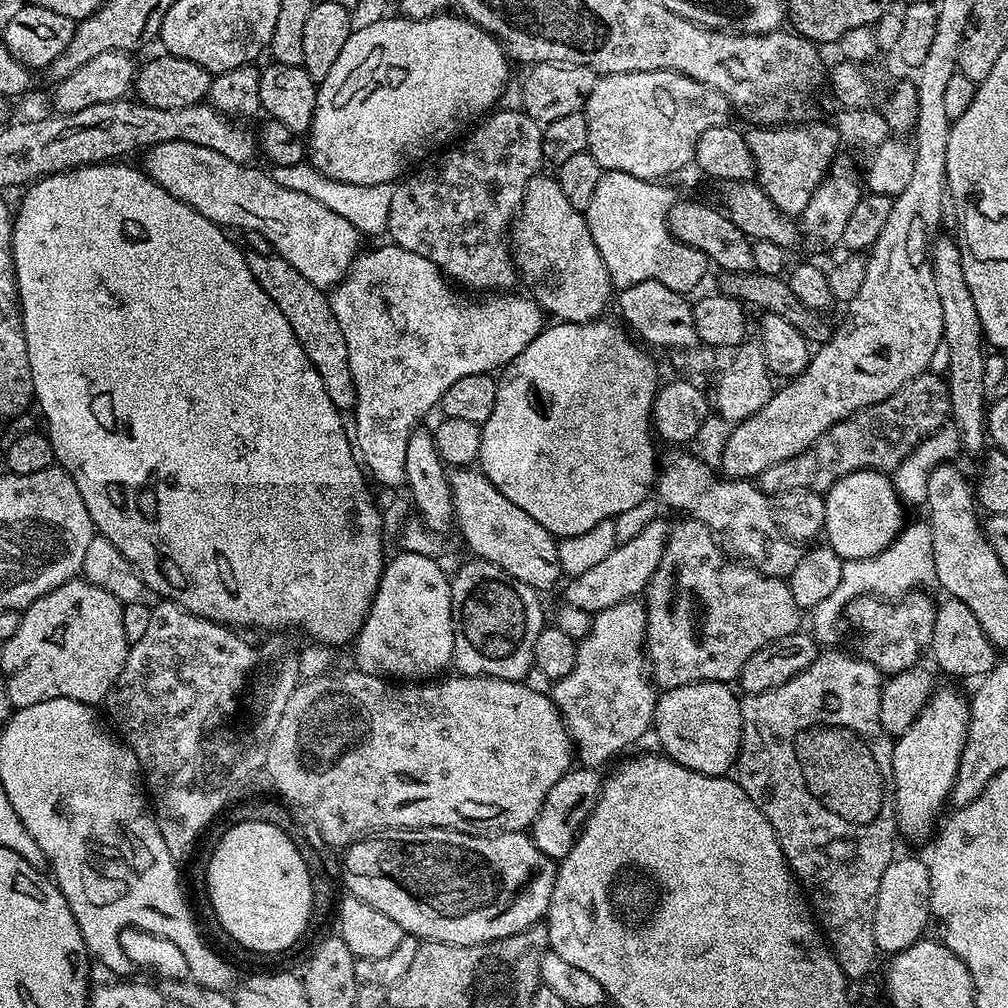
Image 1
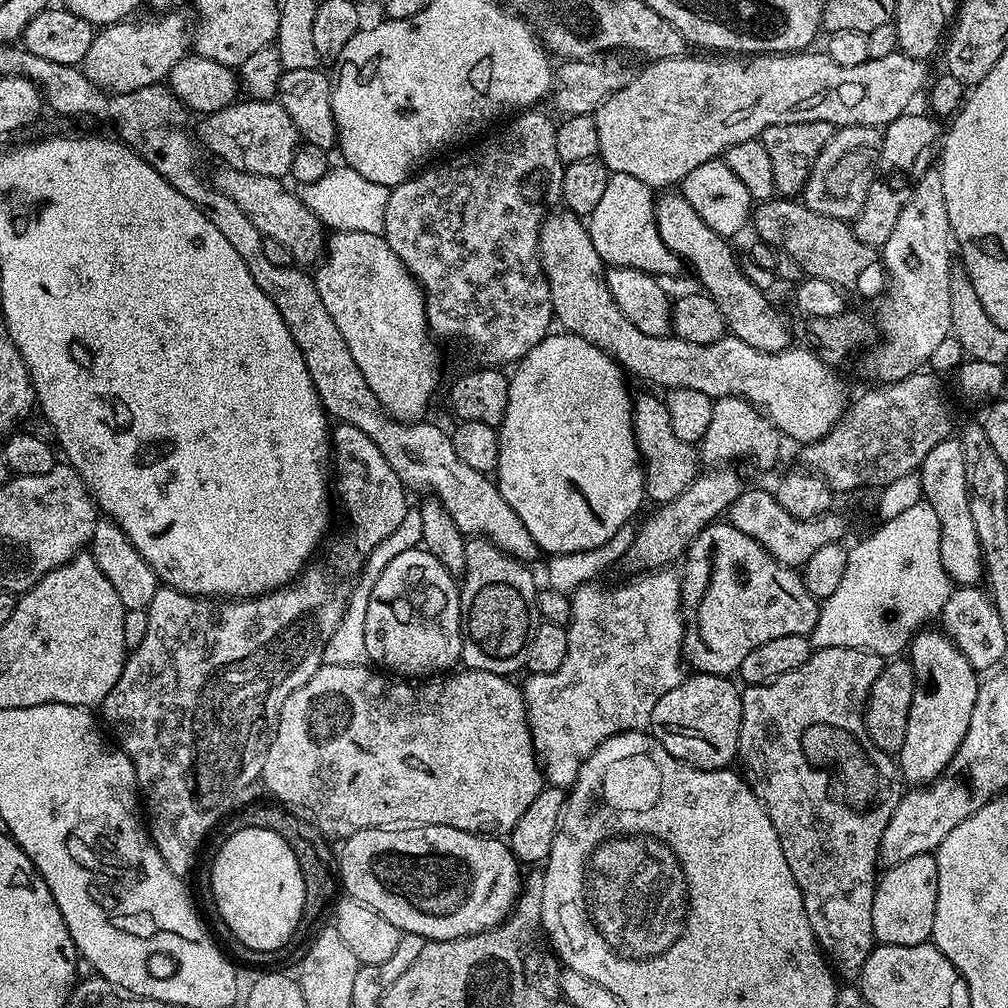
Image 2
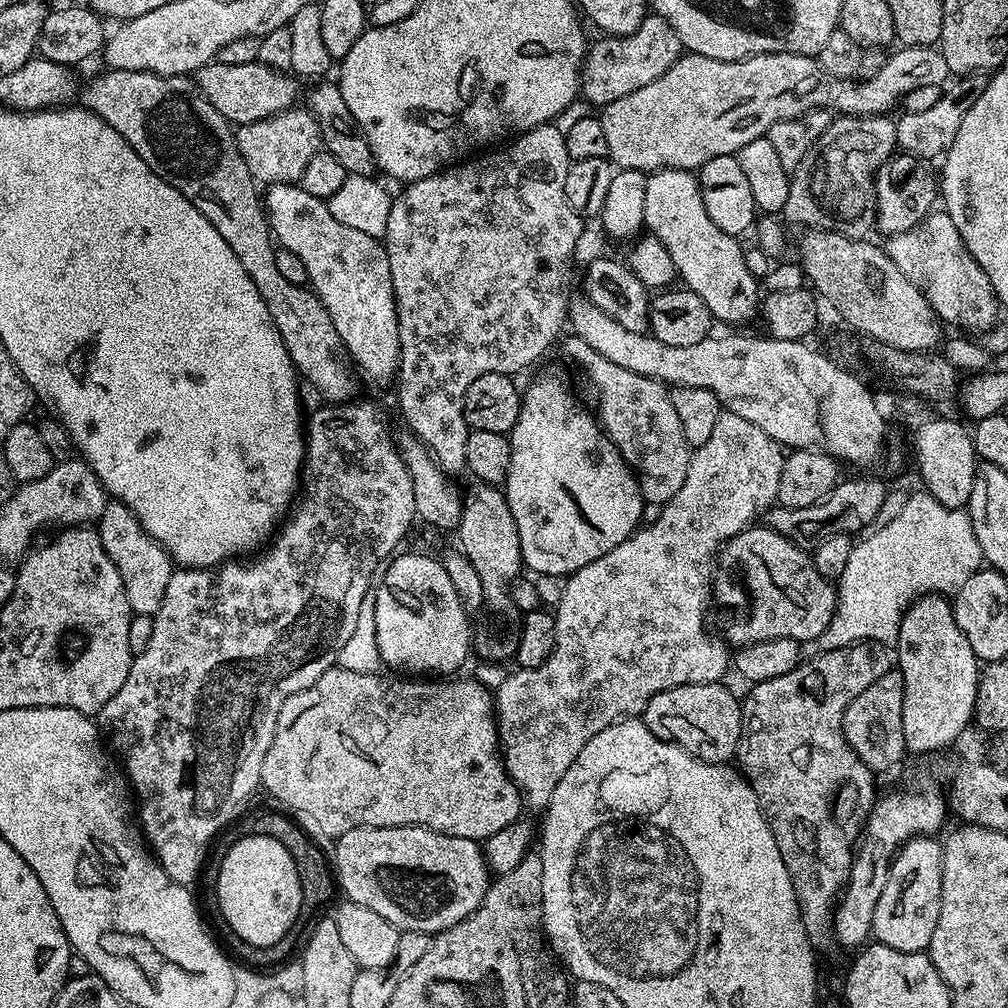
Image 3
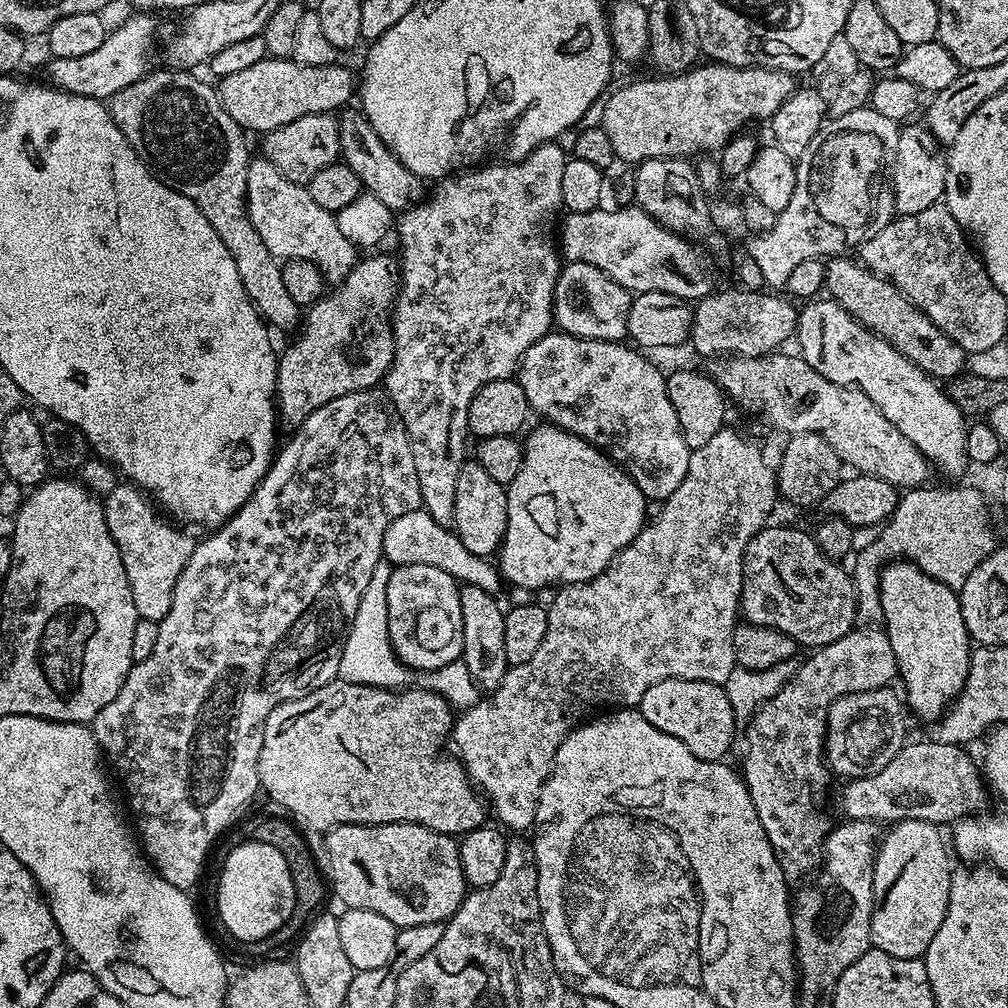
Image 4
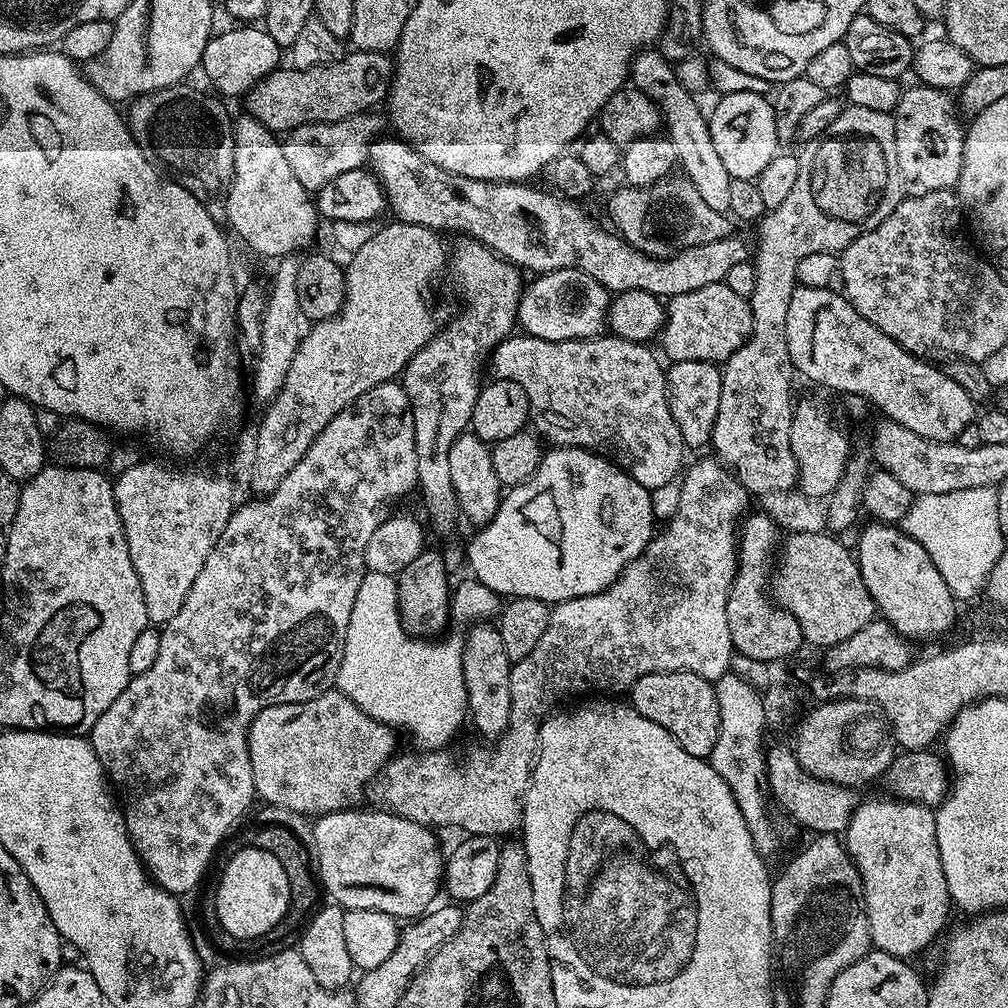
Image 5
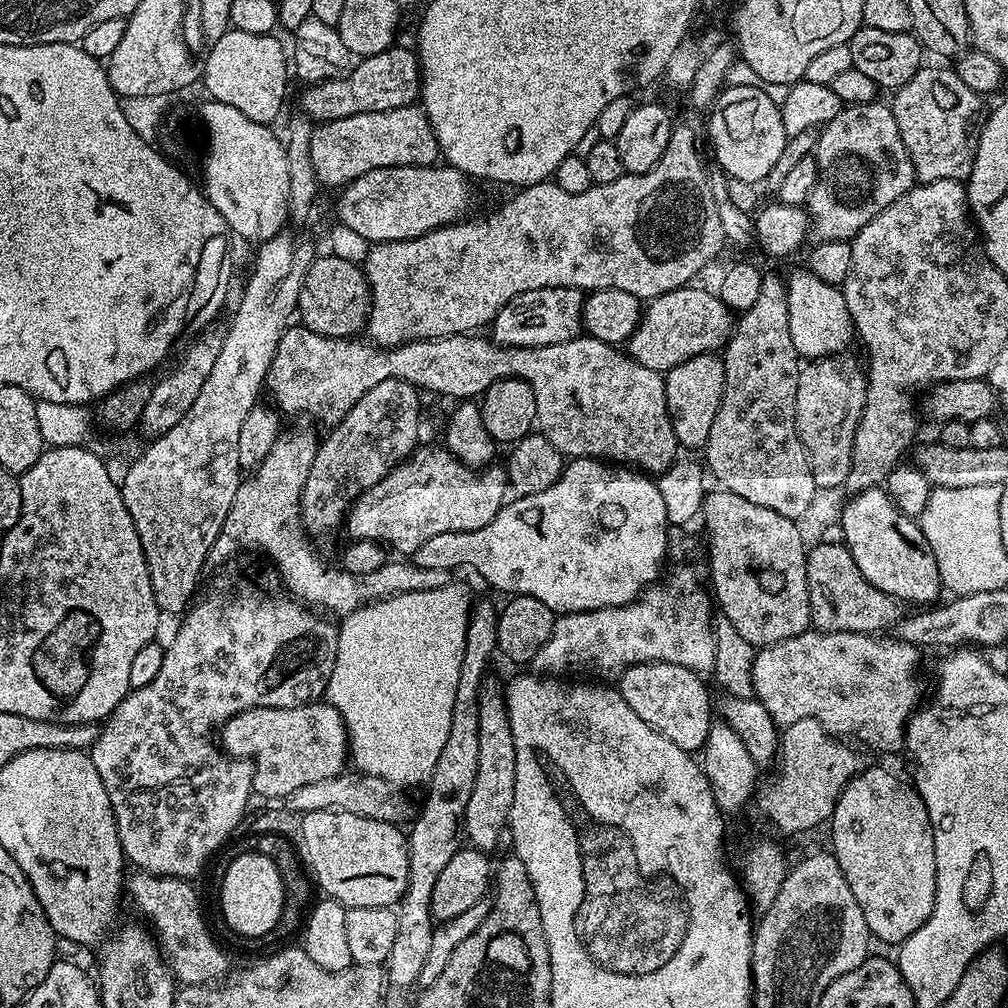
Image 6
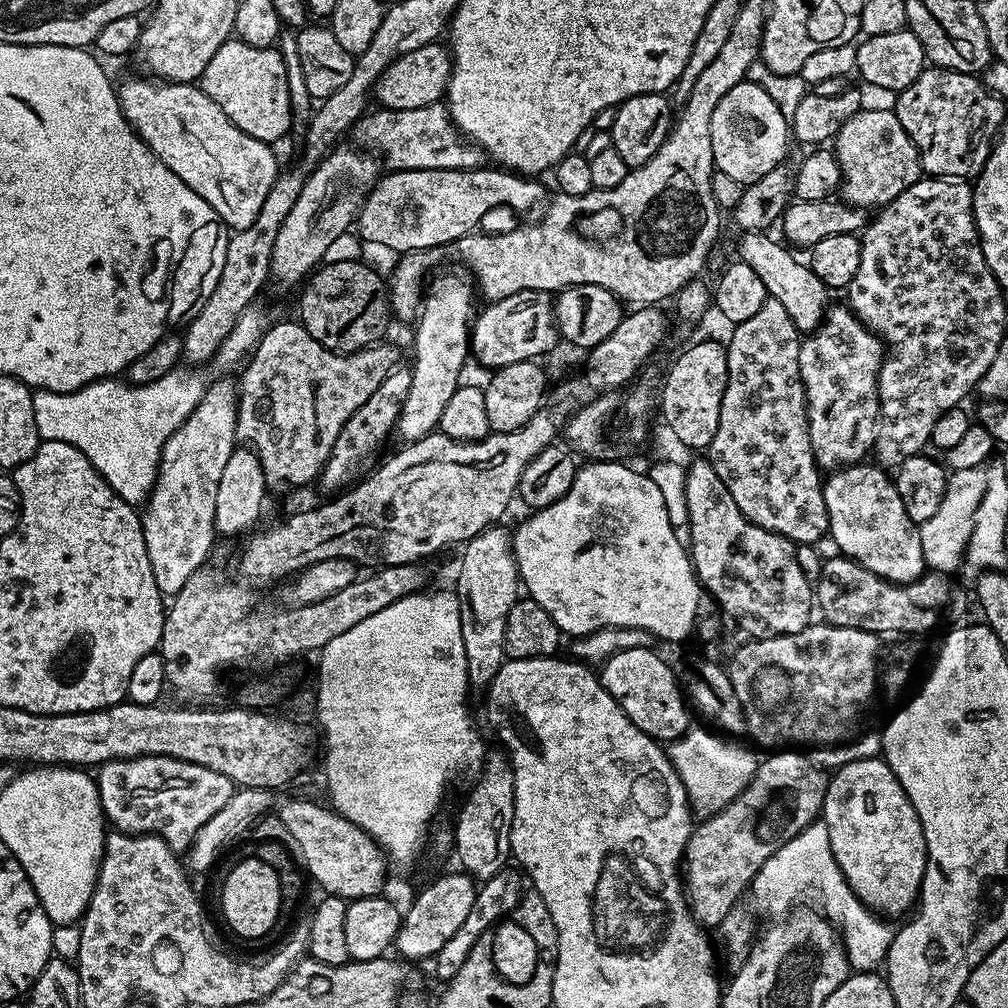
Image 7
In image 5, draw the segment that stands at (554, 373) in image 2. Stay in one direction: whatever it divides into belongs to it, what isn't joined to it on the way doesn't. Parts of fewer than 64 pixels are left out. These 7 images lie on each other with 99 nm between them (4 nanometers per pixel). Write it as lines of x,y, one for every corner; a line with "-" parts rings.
552,446
541,455
538,470
526,482
511,485
503,493
498,510
490,523
483,525
480,532
468,544
468,560
472,563
475,579
480,580
490,590
503,594
508,598
521,596
522,598
538,598
544,604
555,606
570,598
582,598
590,594
598,594
613,584
624,573
624,568
630,562
642,555
646,546
652,541
654,527
652,528
652,496
649,489
643,488
628,472
624,472
604,456
589,452
587,448
570,448
567,446

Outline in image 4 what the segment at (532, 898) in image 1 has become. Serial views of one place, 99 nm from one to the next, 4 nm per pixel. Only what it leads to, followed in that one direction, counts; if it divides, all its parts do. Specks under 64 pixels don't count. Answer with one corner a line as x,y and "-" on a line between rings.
340,824
331,828
323,840
324,852
328,855
326,876
331,891
332,888
336,891
344,908
374,910
390,918
397,929
402,929
422,922
446,922
464,901
466,881
460,861
460,846
453,837
421,824

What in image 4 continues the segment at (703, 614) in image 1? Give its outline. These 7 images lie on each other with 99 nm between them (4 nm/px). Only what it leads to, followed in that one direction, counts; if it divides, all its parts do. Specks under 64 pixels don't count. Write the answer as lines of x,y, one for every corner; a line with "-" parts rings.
765,526
757,532
756,537
751,540
744,551
744,591
740,598
740,606
742,616
749,624
757,624
758,626
766,626
773,628
779,632
785,632
790,638
794,638
797,645
808,647
808,650
815,650
826,646
830,642
838,642
838,638
842,638
847,632
852,631
857,623
856,615
856,587
852,581
849,569
843,568
843,563
831,560
826,554
822,554
822,550
816,544
816,537
811,531
803,532
800,528
772,528
773,526

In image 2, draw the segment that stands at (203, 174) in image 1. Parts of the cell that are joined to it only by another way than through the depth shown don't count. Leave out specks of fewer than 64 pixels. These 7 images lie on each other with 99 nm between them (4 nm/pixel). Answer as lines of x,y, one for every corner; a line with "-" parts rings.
227,166
214,179
215,187
224,192
246,214
254,226
258,226
260,235
282,242
290,250
293,261
300,266
315,265
321,259
326,248
326,229
318,217
301,202
295,191
287,192
281,181
275,176
259,176
249,172
240,172

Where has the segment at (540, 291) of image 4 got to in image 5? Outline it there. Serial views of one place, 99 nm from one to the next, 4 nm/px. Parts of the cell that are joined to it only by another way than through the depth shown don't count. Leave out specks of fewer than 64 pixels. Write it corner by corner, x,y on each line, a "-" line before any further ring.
460,238
450,252
450,276
456,279
464,300
468,303
468,313
452,320
448,325
441,327
430,343
422,346
414,358
404,367
402,383
408,395
408,409
412,412
414,422
414,442
418,454
418,485
419,495
424,498
424,506
428,510
428,520
440,532
452,532
456,523
461,523
462,513
460,503
454,494
454,482
450,482
450,446
461,436
472,423
474,402
478,398
482,387
480,367
485,367
499,344
507,336
513,335
520,315
520,298
526,289
526,280
523,280
521,269
515,264
496,255
492,248
480,240

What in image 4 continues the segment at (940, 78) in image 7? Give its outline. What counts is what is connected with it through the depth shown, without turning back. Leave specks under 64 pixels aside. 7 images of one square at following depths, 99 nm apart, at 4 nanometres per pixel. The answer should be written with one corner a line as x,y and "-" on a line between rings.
908,122
900,128
898,146
894,150
892,163
892,193
896,203
896,212
901,216
918,214
921,210
930,210
930,206
941,203
946,190
946,174
948,173
948,157
945,149
934,138
934,134
923,123

